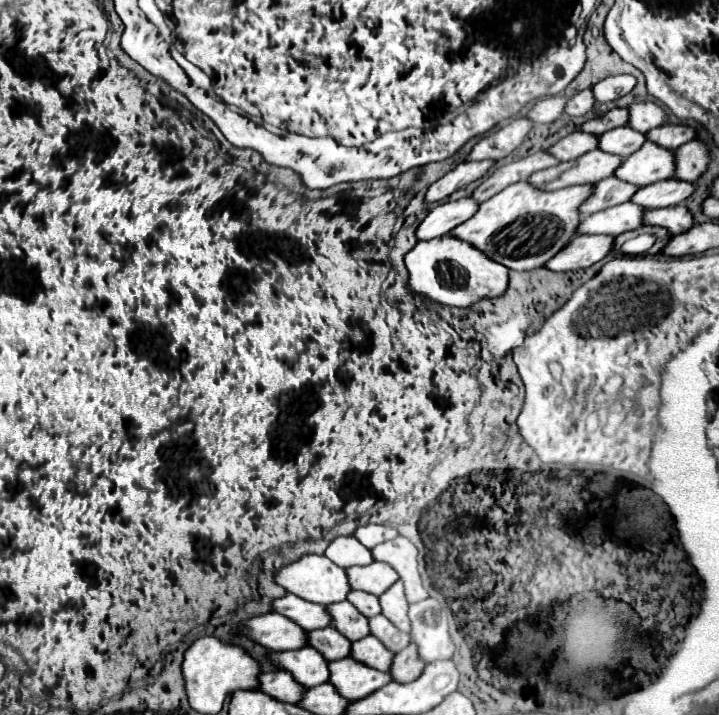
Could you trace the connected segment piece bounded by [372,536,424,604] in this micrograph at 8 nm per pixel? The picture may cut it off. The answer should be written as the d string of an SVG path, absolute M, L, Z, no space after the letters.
M396 536L372 548L372 558L376 562L386 562L398 572L400 580L406 584L404 594L410 604L424 598L424 588L420 584L420 576L416 570L416 554L416 546L404 536Z

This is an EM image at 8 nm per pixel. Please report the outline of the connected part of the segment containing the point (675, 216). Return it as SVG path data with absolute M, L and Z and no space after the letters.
M684 204L666 206L666 208L658 208L658 210L646 210L642 220L648 226L662 226L662 228L666 228L672 236L682 234L682 232L686 232L688 228L694 226L692 214L686 210Z

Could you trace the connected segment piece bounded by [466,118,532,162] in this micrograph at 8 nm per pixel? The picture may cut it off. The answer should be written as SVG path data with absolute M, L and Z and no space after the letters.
M526 118L512 120L504 128L498 128L496 132L484 136L472 148L472 152L466 156L466 162L470 162L470 160L500 160L500 158L508 156L512 150L516 150L522 144L522 140L530 128L532 128L532 122Z

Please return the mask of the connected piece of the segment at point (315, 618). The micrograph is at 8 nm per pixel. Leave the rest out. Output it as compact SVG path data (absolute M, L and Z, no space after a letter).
M284 594L282 598L276 598L272 602L272 610L294 624L298 624L304 630L316 630L328 626L328 616L324 616L322 604L308 604L306 600L300 600L298 596Z

